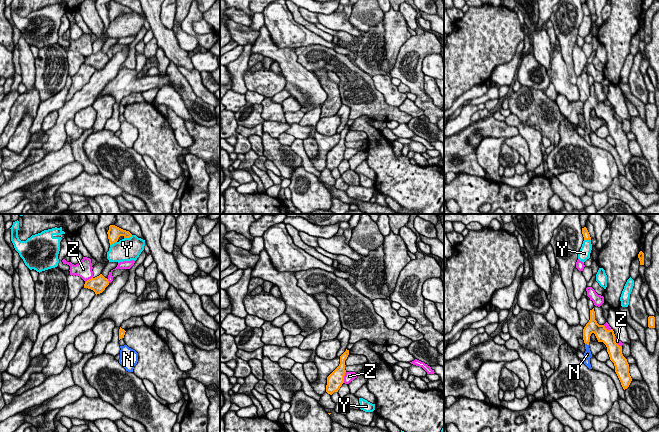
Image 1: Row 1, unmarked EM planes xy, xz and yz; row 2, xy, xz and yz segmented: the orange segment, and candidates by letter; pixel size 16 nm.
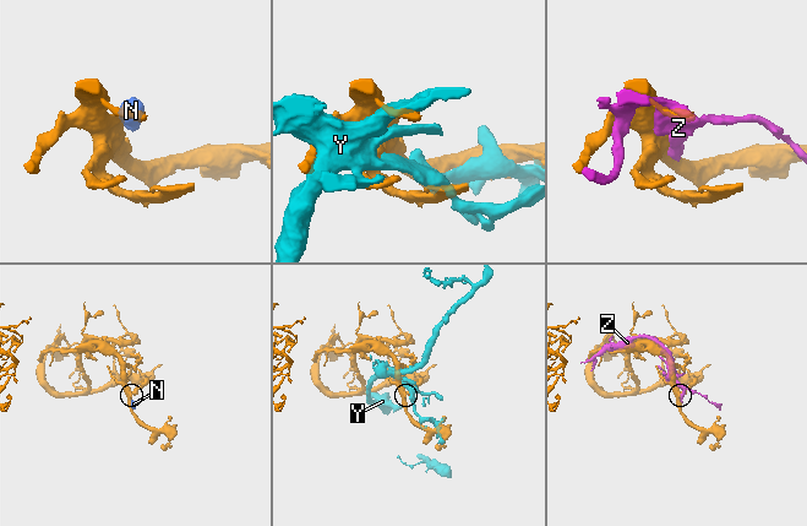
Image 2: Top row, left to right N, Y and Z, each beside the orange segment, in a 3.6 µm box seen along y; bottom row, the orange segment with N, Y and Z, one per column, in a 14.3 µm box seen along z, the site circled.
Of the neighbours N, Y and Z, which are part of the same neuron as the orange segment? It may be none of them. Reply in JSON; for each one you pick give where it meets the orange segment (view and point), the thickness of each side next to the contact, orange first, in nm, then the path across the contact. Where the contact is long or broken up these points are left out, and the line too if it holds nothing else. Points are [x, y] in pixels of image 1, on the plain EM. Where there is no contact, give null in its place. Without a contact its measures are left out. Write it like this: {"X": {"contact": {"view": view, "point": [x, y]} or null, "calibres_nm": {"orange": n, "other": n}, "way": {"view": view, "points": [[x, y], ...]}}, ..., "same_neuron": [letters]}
{"N": {"contact": {"view": "yz", "point": [587, 120]}, "calibres_nm": {"orange": 160, "other": 120}, "way": {"view": "yz", "points": [[588, 105], [587, 120], [587, 130]]}}, "same_neuron": ["N"]}

